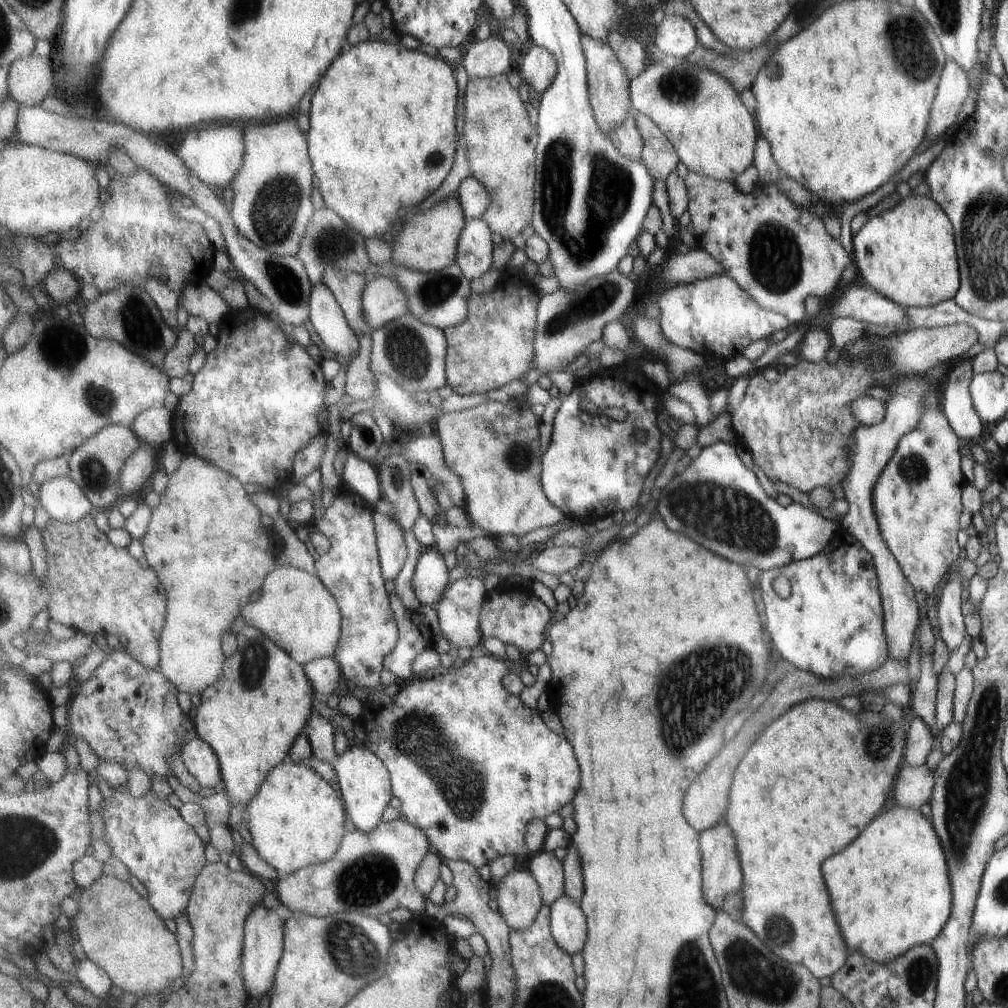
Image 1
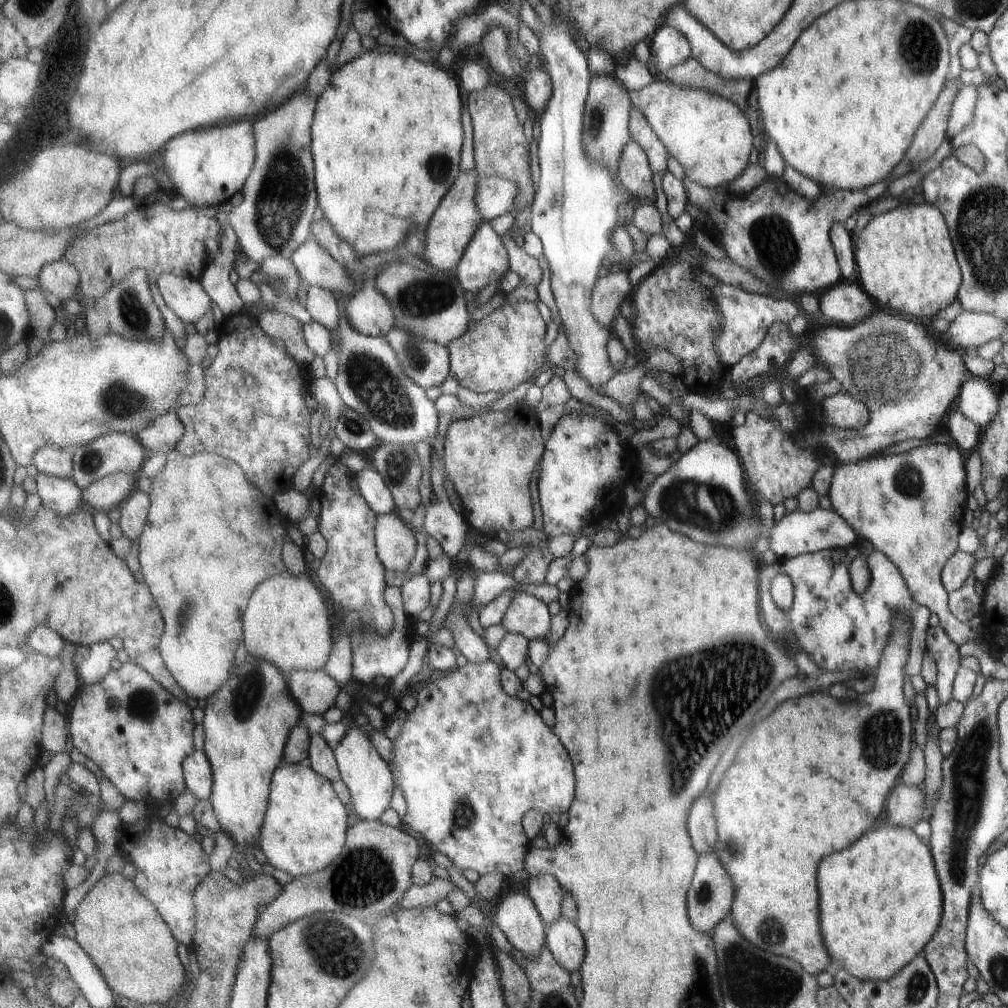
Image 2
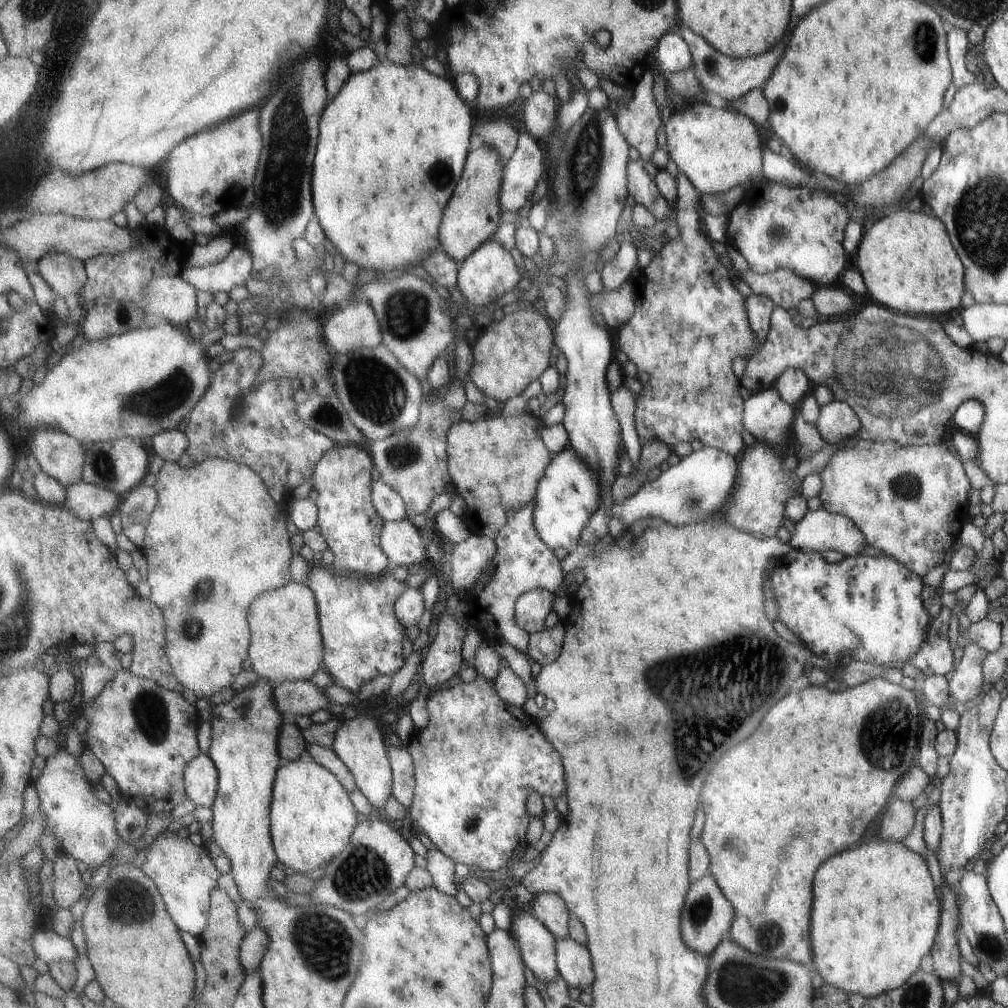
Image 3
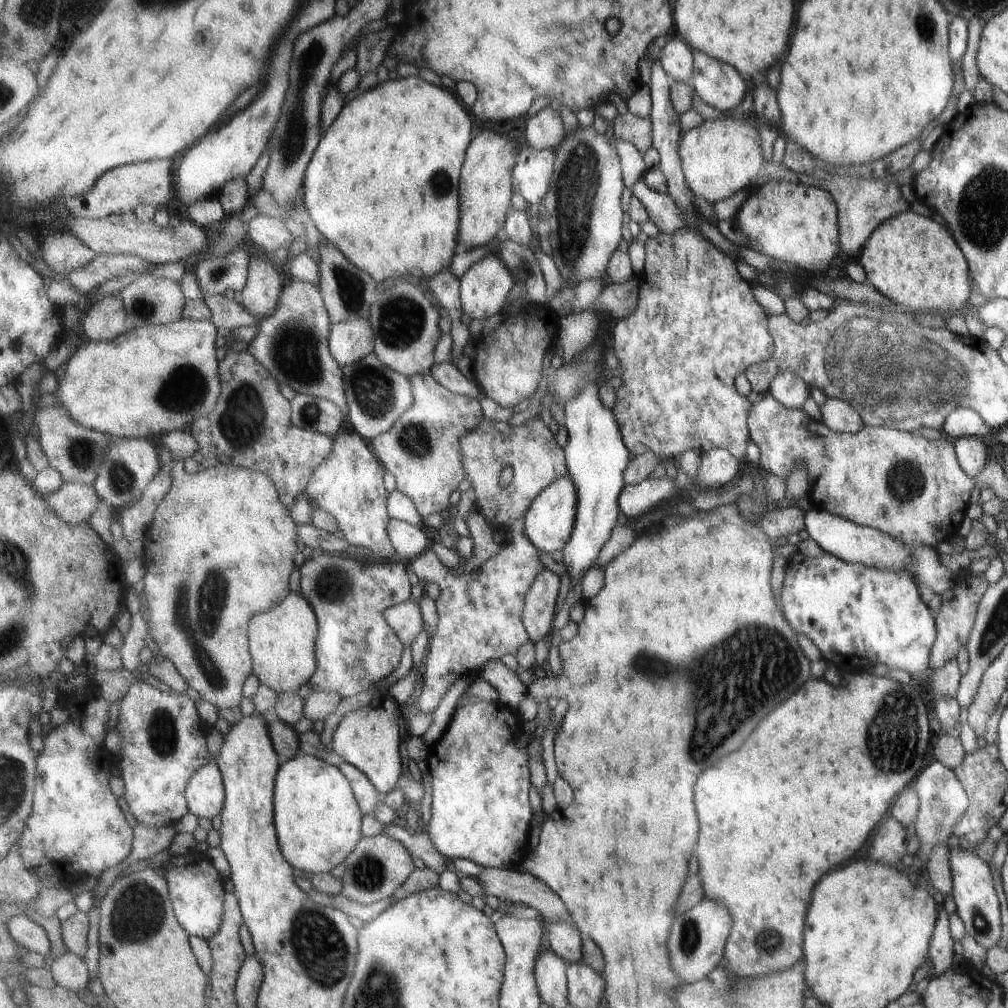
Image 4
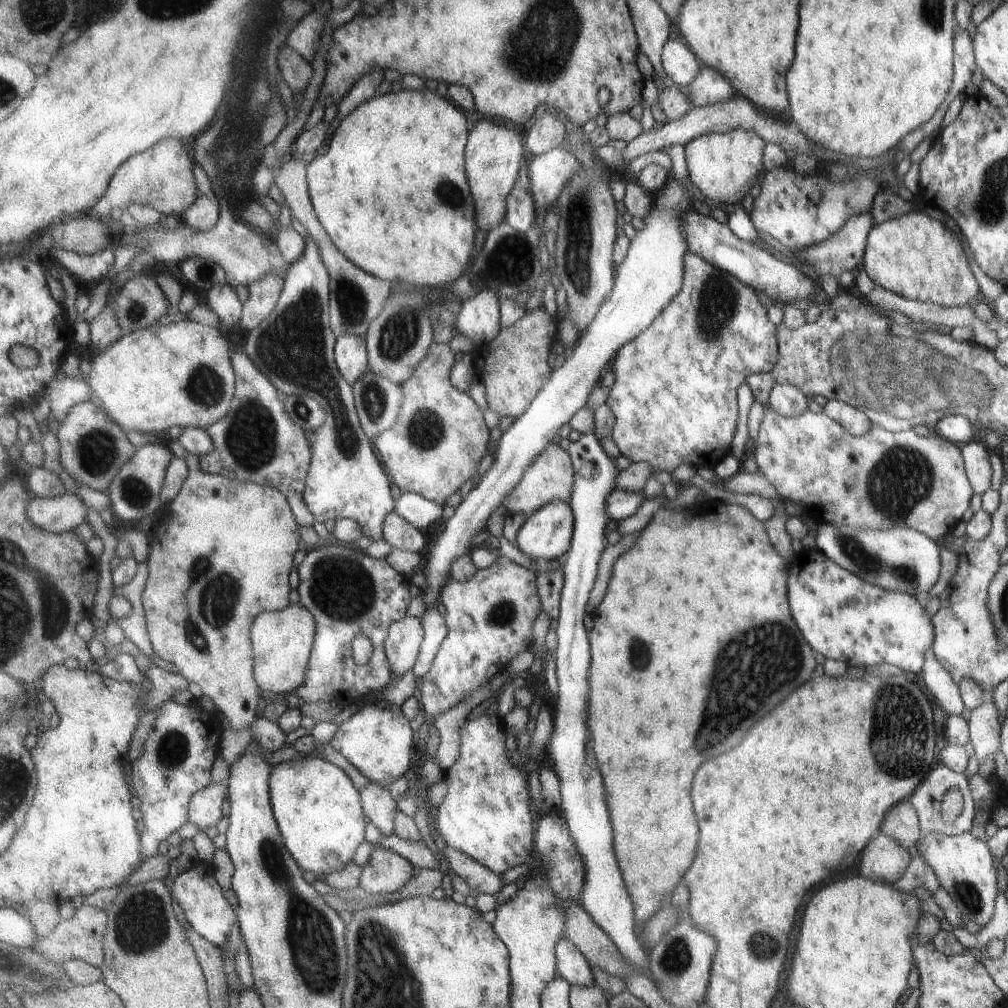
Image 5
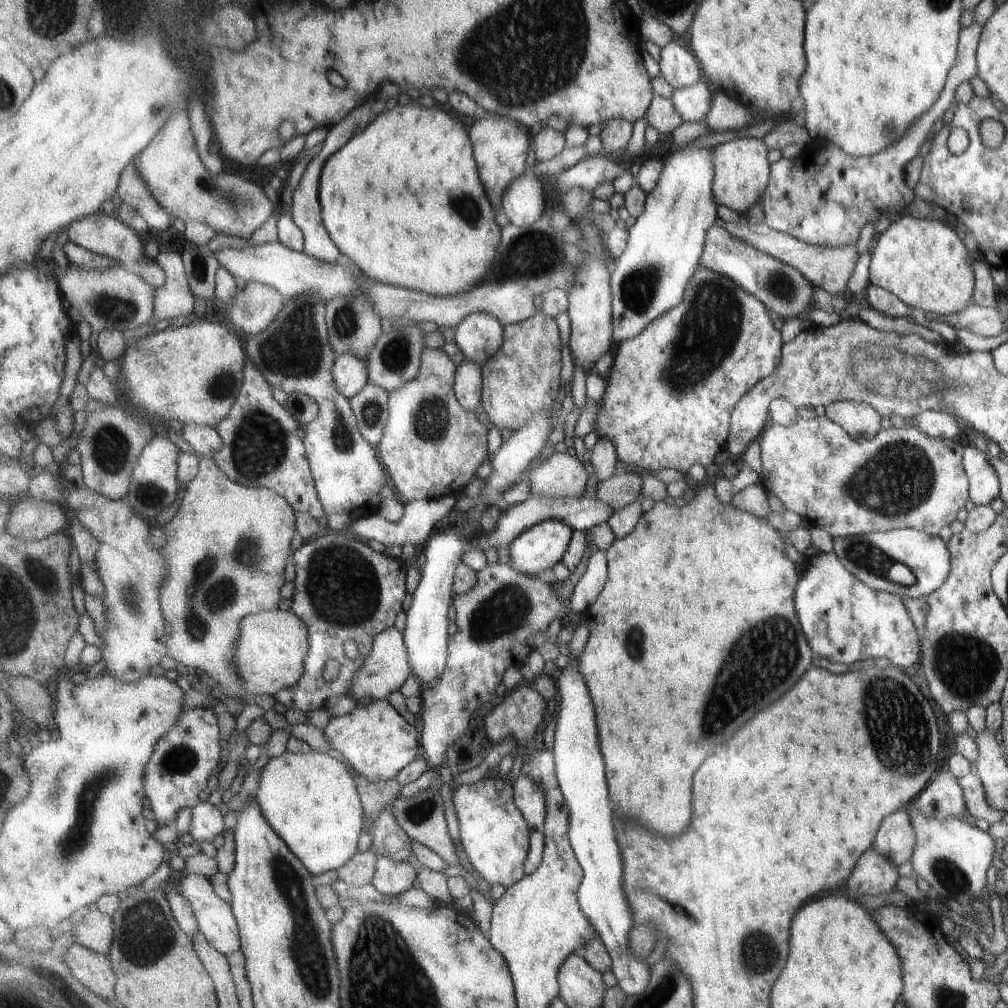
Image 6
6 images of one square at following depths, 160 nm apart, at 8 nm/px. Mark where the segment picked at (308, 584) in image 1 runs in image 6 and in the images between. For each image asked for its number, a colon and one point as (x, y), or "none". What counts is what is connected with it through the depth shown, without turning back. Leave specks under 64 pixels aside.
2: (288, 623)
3: (287, 644)
4: (282, 641)
5: (283, 641)
6: (271, 656)

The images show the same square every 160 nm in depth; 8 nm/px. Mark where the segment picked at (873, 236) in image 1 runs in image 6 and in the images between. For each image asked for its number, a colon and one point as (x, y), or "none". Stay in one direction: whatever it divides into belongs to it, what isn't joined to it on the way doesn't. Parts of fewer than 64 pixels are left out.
2: (904, 259)
3: (906, 263)
4: (912, 260)
5: (913, 256)
6: (922, 262)

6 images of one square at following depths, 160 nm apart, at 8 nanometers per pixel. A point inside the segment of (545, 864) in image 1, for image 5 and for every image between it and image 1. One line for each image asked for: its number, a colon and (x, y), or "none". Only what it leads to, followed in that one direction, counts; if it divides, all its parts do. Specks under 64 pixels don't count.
2: (548, 894)
3: (550, 908)
4: (566, 940)
5: (572, 965)

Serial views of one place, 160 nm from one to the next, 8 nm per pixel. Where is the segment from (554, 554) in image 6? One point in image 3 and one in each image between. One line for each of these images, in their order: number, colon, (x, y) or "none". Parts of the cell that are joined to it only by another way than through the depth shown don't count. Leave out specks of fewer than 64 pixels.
3: (568, 495)
4: (549, 524)
5: (547, 535)

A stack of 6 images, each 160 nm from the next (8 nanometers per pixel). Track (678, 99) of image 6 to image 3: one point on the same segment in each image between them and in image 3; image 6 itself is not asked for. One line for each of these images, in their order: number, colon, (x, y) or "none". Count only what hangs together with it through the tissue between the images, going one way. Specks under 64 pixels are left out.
3: (729, 78)
4: (719, 84)
5: (711, 86)

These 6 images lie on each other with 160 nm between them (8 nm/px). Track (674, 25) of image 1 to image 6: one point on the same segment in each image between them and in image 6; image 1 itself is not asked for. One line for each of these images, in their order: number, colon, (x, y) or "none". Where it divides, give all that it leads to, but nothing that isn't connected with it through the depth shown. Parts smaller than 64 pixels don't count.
2: (669, 48)
3: (673, 54)
4: (677, 59)
5: (681, 65)
6: (680, 68)

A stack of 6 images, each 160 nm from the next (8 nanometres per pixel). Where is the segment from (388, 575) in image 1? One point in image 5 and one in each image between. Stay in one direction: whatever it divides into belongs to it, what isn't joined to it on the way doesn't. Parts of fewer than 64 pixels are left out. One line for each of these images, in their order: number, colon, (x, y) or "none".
2: (396, 544)
3: (404, 544)
4: (410, 541)
5: (398, 533)

